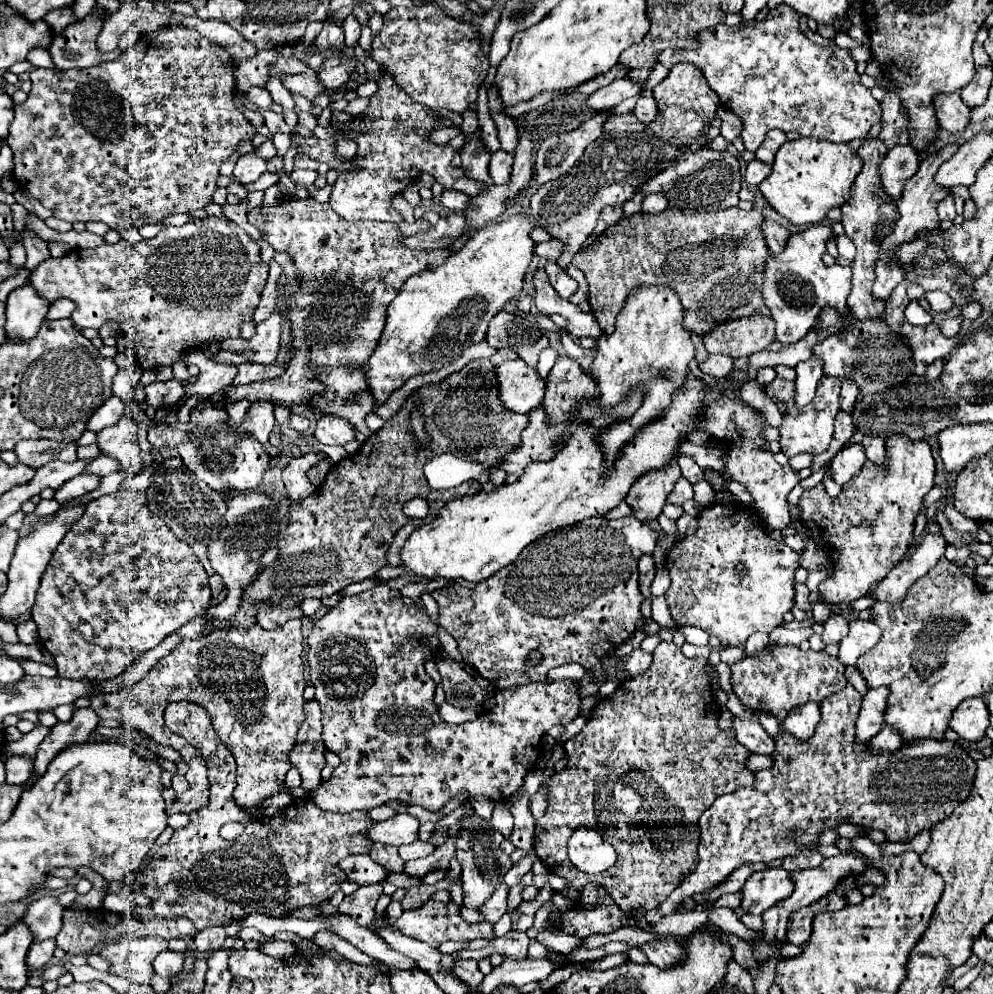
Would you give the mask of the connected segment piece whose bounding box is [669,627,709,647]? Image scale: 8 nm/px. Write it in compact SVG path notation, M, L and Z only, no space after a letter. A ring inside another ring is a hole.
M671 627L669 631L681 631L685 635L685 641L693 645L699 645L699 647L707 647L707 639L709 635L703 633L703 629L697 629L697 627Z

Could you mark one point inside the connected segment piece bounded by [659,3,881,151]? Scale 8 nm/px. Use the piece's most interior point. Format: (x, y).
(768, 73)

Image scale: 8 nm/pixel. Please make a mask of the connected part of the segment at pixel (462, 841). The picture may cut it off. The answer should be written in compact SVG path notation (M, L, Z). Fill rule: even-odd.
M473 815L471 819L461 821L463 831L459 833L457 839L457 859L461 863L461 881L463 881L463 905L475 911L481 911L483 903L491 897L495 887L501 883L499 875L499 865L501 869L511 869L511 859L501 851L501 841L503 835L497 833L491 823L483 821L481 817Z

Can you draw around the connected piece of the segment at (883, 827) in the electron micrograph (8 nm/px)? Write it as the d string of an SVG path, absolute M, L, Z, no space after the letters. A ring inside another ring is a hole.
M847 685L839 693L821 701L821 721L809 741L799 741L781 731L781 735L775 737L777 747L771 755L775 765L771 769L757 771L753 787L737 789L735 793L717 797L715 803L699 817L701 841L697 869L683 879L683 883L667 897L667 901L651 909L645 919L649 923L657 923L659 917L677 911L683 899L693 897L695 893L701 893L715 883L721 883L727 875L733 873L733 869L743 863L771 863L779 857L799 855L803 849L817 849L817 835L825 829L837 827L839 823L879 829L887 835L889 841L909 841L921 831L931 829L939 821L947 819L953 809L969 797L977 773L977 763L959 743L919 739L911 745L903 745L895 753L867 753L867 745L855 745L855 717L859 709L861 695L851 685Z

